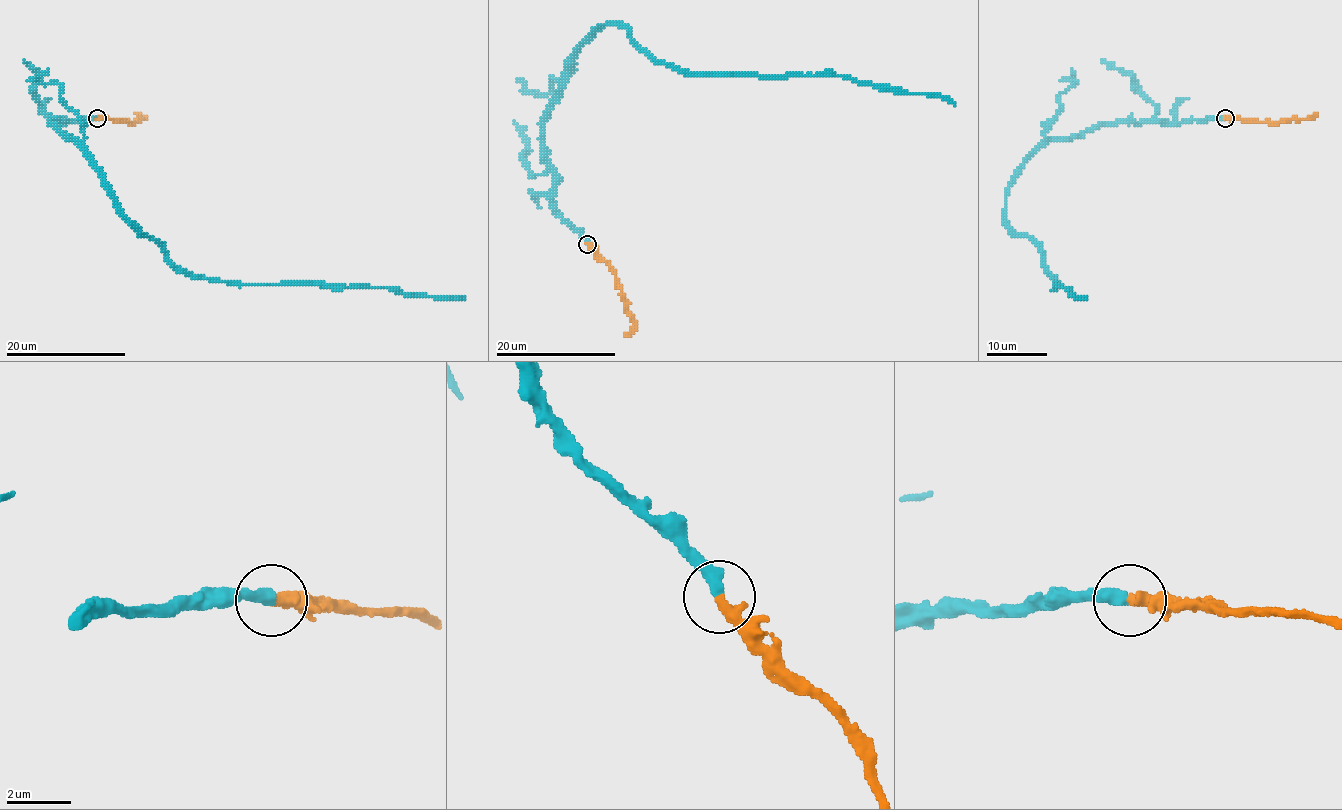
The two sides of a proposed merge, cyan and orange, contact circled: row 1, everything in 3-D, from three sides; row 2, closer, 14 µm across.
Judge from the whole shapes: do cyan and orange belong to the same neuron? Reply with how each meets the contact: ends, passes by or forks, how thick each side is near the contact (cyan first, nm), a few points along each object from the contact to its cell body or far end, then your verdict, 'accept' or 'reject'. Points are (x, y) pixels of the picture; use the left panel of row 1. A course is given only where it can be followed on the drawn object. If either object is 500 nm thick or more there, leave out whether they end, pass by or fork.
cyan ends; orange ends; calibres 440 and 400 nm; course cyan (98, 118), (53, 123), (101, 174), (114, 207), (177, 267), (242, 283), (398, 288), (416, 295), (465, 298); course orange (98, 118), (131, 123), (143, 118), (134, 114); accept

